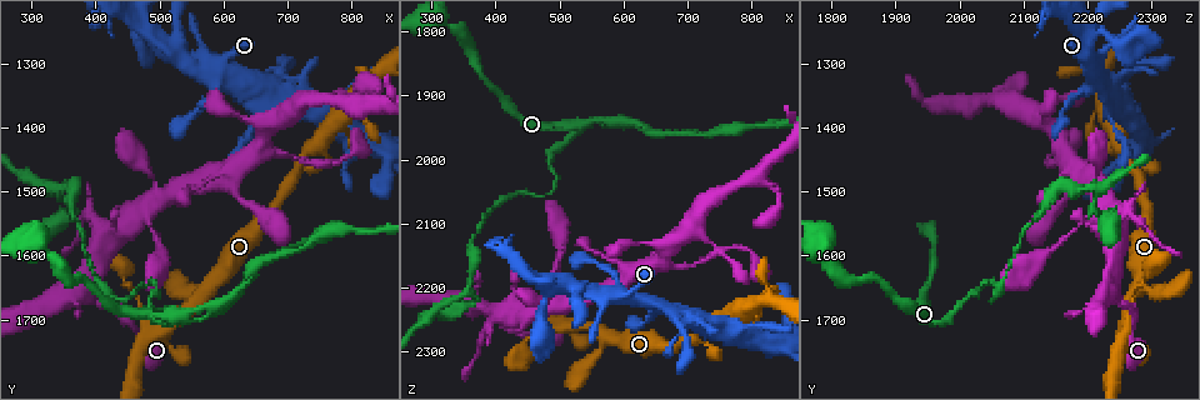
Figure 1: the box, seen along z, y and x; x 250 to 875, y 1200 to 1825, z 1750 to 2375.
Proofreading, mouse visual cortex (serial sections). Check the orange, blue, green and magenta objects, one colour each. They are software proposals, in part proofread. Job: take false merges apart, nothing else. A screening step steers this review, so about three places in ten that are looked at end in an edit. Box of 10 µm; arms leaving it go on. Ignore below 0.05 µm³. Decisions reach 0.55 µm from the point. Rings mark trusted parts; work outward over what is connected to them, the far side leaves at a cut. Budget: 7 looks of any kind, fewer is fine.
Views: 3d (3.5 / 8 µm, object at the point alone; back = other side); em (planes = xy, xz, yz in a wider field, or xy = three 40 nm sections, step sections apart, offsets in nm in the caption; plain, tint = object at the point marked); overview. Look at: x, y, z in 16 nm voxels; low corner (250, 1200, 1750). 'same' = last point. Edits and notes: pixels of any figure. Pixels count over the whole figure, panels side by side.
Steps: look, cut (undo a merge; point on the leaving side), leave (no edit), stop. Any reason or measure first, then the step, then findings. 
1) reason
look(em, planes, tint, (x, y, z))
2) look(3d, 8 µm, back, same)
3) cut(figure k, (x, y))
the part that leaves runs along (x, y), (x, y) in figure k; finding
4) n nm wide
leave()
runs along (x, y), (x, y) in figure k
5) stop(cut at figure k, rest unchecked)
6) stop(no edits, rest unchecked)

arms part here
look(3d, 3.5 µm, (535, 1700, 1945))

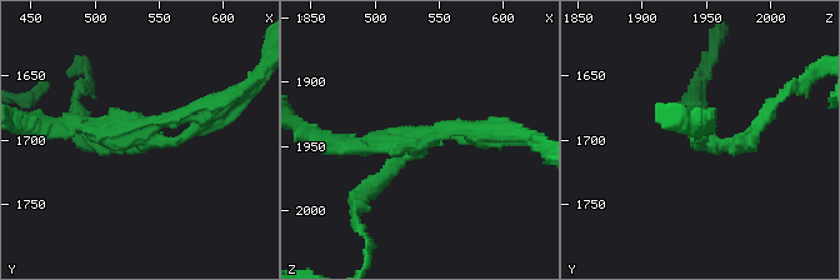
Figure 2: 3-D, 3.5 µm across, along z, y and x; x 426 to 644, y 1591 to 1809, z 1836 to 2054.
leave()
runs along (336, 148), (421, 141), (364, 193) in figure 2; one cell here

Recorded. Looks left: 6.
sharp bend
look(3d, 3.5 µm, (465, 1655, 2055))

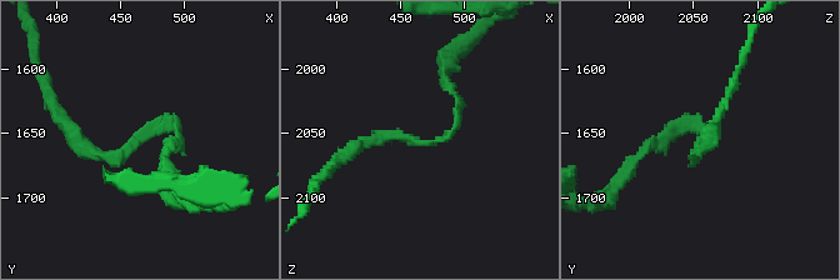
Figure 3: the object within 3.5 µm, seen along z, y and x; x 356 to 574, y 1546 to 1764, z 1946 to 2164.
shape alone is not enough
look(em, planes, tint, (468, 1650, 2056))

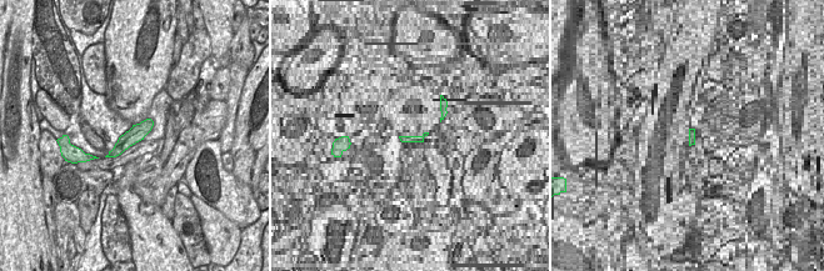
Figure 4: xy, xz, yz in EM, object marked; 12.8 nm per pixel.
arms of 150, 150 nm
leave()
runs along (149, 123), (111, 154) in figure 4; one cell here

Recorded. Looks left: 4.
thick turns thin
look(3d, 3.5 µm, back, (395, 1665, 2245))

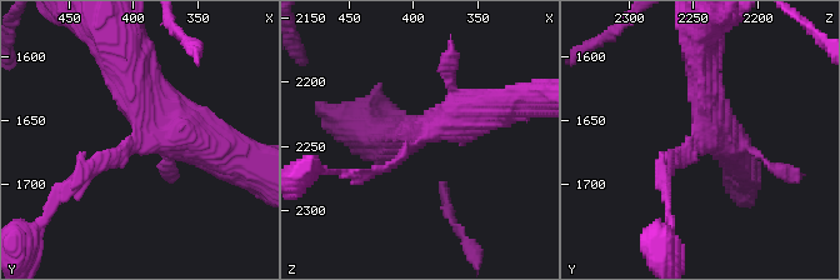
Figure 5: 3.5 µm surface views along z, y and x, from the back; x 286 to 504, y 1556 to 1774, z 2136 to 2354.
3 arms; arms of 150, 400, 500 nm
look(em, xy, step 3, tint, (396, 1662, 2246))

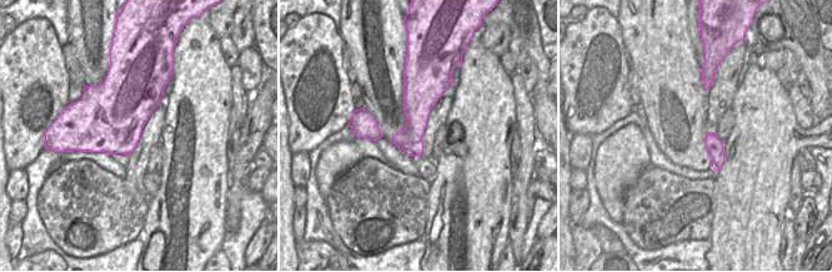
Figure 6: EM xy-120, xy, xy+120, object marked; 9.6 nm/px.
leave()
runs along (78, 180), (143, 130), (131, 56) in figure 5; continuous, no second cell

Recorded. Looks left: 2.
stop(no edits, rest unchecked)

